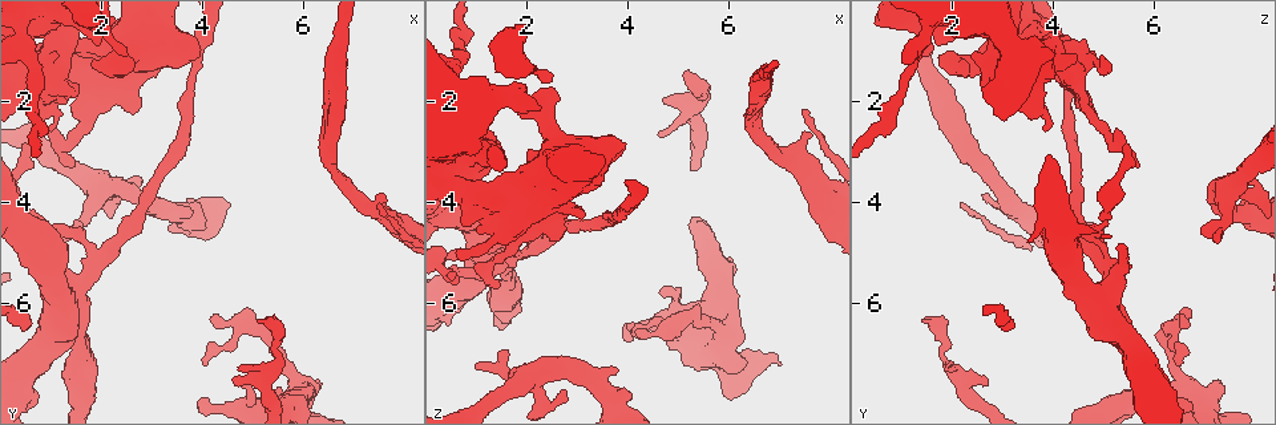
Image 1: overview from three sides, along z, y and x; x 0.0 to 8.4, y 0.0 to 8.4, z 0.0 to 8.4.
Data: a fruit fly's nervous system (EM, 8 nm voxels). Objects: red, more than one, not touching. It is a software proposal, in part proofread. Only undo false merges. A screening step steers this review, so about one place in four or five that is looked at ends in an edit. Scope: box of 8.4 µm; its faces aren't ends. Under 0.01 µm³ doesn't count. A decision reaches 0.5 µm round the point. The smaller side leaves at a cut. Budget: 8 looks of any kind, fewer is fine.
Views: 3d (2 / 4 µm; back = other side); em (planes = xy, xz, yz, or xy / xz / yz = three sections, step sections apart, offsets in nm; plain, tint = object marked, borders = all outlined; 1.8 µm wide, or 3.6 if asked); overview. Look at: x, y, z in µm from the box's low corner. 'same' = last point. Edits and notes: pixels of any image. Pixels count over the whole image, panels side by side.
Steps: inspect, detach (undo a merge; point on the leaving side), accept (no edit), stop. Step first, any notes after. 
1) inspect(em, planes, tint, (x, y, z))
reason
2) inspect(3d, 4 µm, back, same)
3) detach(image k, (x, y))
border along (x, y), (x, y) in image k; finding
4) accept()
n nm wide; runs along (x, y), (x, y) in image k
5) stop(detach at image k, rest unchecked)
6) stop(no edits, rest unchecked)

inspect(3d, 2 µm, (2.00, 5.05, 4.95))
two arms in line, one across

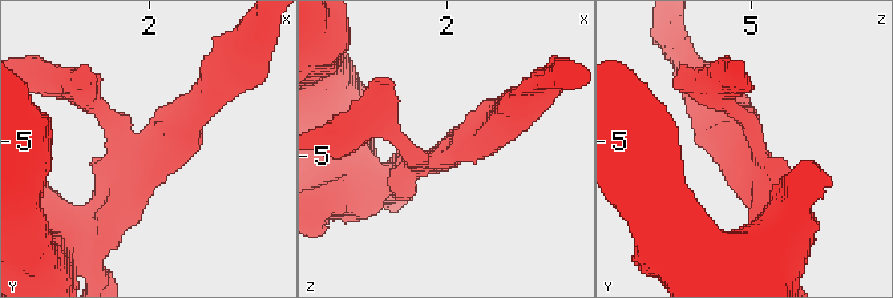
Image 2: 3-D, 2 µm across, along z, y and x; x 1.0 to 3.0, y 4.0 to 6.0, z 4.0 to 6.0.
inspect(em, planes, plain, (2.00, 5.06, 4.96))
3 arms; arms of 200, 220, 360 nm; need the tissue

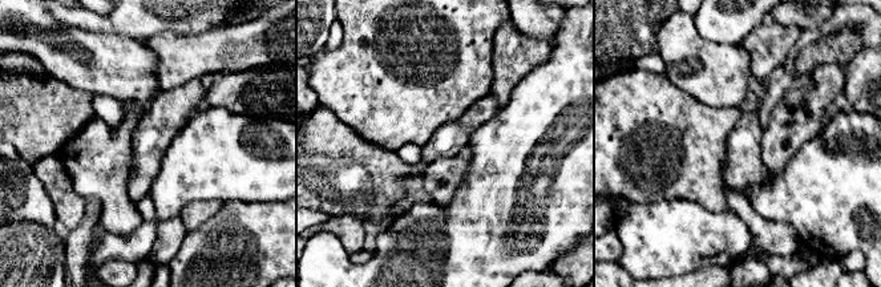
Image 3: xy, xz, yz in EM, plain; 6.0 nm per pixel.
inspect(em, planes, borders, same)
what lies round it

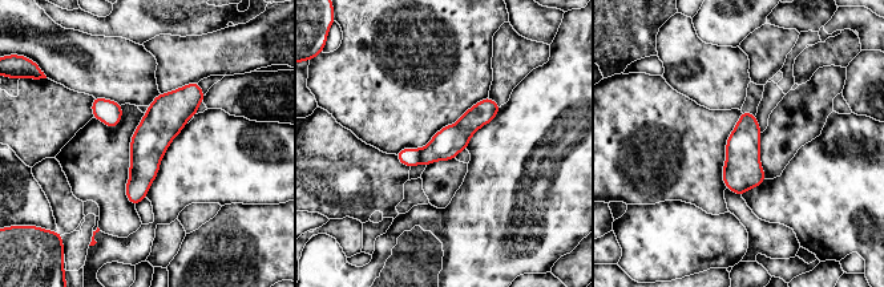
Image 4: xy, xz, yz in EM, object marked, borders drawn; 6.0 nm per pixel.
detach(image 4, (445, 145))
border along (420, 149), (420, 160), (418, 162) in image 4; a second neuron is stuck on

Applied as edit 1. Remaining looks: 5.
inspect(em, planes, tint, (5.45, 6.65, 1.80))
calibre changes

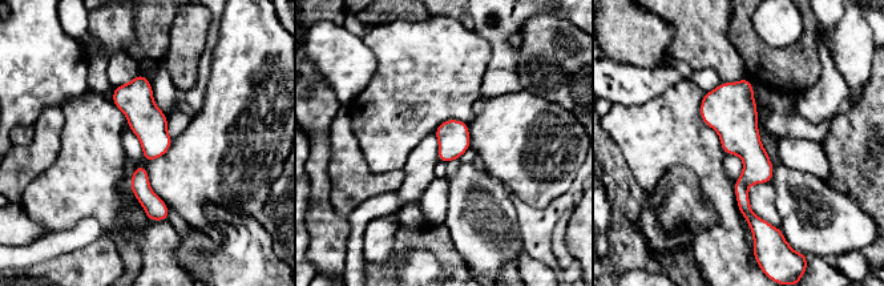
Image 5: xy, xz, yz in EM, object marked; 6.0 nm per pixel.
accept()
all the same neuron

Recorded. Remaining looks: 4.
inspect(3d, 4 µm, (0.65, 1.25, 3.75))
thick turns thin

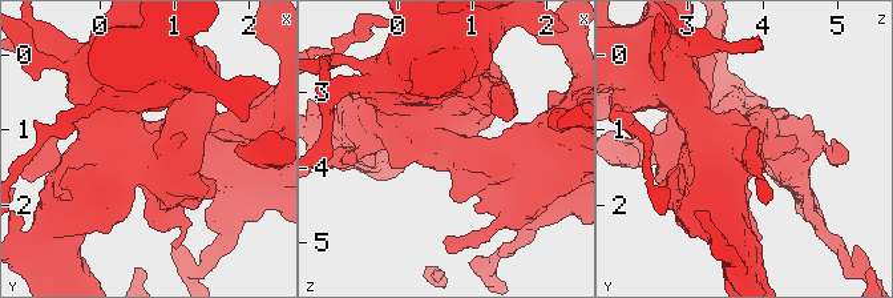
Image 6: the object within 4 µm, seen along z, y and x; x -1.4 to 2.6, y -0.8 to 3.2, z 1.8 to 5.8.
inspect(em, 3.6 µm, planes, tint, same)
shape alone is not enough

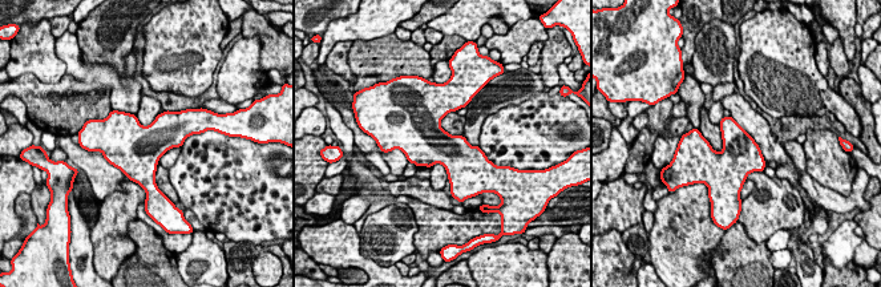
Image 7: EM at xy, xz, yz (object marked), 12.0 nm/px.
accept()
480 nm wide; one neuron here

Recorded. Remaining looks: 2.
stop(detach at image 4, rest unchecked)

